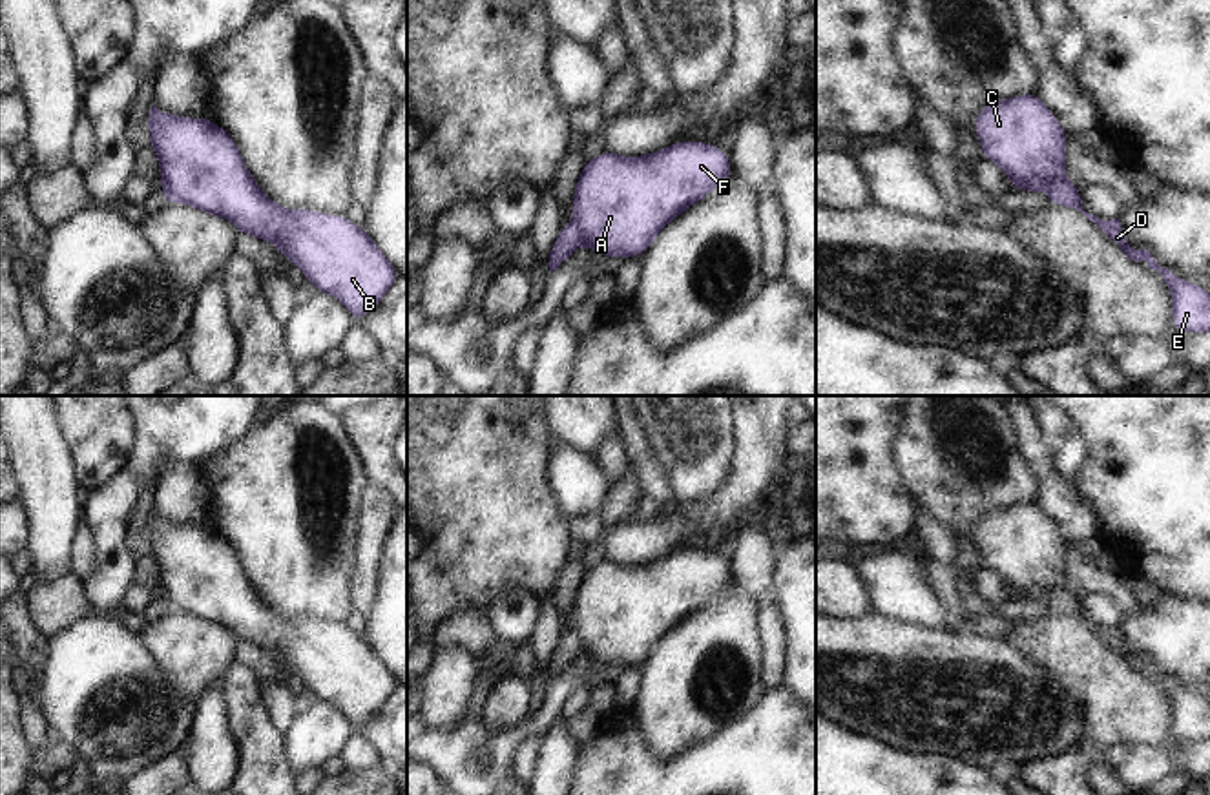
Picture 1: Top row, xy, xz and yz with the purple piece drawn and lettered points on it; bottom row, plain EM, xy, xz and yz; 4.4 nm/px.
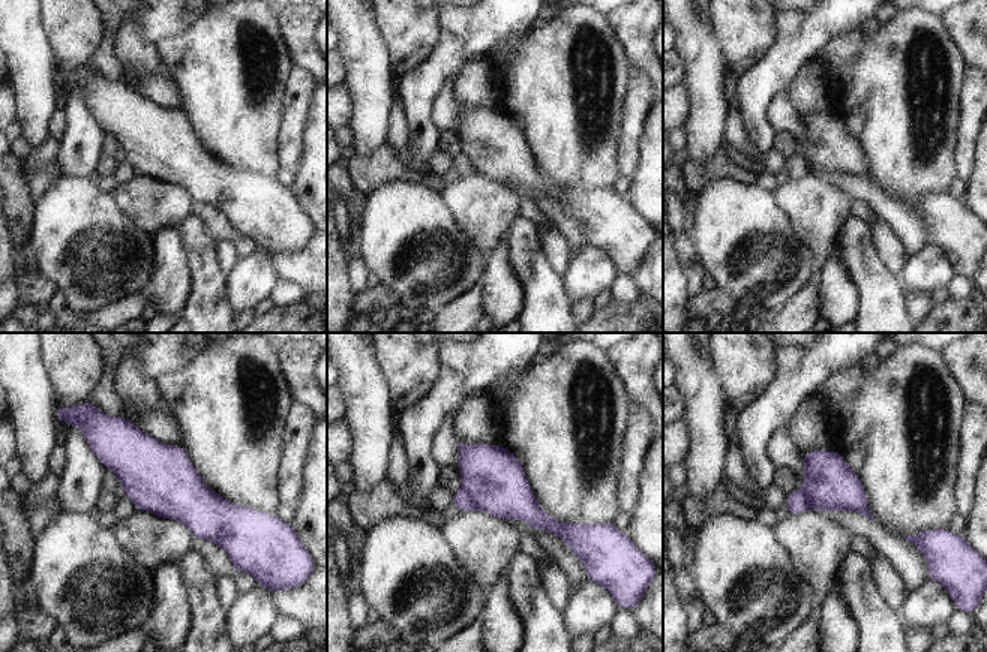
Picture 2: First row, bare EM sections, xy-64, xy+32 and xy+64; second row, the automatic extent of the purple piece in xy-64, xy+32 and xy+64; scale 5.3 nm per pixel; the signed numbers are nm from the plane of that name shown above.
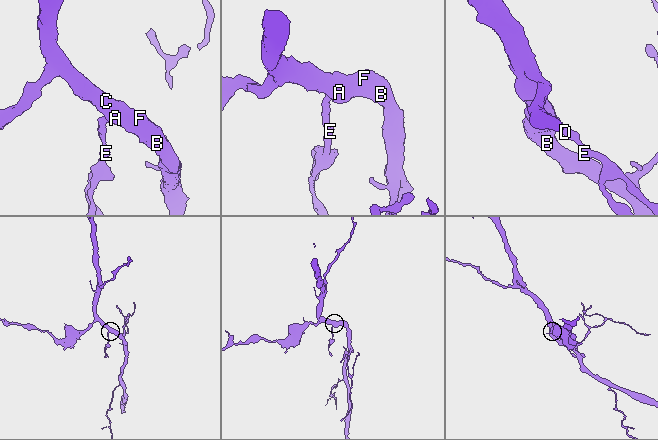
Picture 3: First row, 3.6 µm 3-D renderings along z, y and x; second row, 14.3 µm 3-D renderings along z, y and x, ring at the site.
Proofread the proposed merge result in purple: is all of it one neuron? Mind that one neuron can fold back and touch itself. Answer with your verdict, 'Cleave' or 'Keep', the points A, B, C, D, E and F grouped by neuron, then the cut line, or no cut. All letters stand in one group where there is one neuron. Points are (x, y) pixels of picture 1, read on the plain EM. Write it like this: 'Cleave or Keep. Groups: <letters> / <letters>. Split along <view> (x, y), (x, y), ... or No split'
Cleave. Groups: A B C F / D E. Split along xz (572, 629), (577, 633), (583, 651)

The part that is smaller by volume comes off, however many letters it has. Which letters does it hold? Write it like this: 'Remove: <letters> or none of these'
Remove: D, E

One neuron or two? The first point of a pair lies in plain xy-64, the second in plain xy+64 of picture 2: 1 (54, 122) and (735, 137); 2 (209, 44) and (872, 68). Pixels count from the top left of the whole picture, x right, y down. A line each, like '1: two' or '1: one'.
1: one
2: one

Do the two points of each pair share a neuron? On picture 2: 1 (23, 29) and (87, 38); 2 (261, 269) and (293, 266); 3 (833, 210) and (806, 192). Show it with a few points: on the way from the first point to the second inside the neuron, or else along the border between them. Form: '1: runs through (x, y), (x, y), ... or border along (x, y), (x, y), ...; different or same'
1: border along (39, 15), (57, 65); different
2: border along (272, 257), (279, 278); different
3: runs through (827, 210), (812, 198); same

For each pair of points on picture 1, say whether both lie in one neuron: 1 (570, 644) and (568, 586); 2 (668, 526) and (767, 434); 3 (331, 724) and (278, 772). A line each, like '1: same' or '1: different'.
1: same
2: same
3: different

